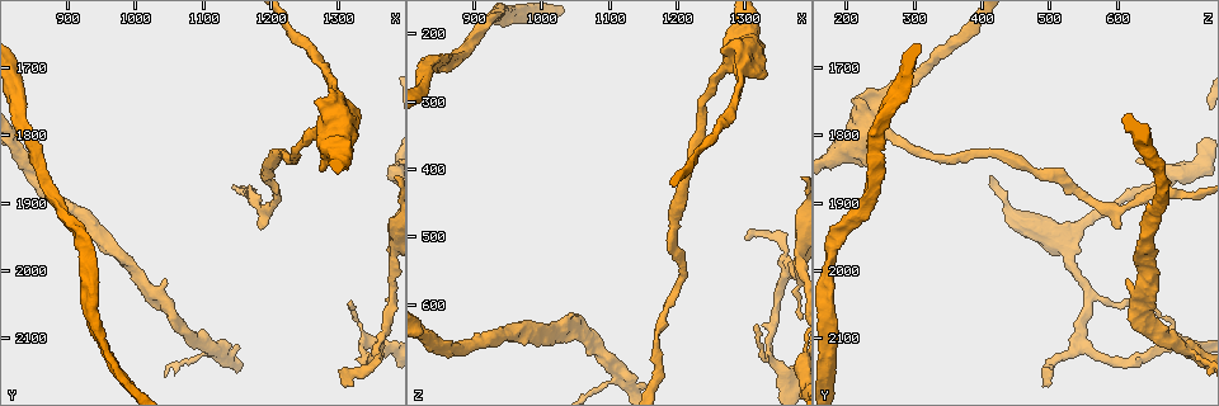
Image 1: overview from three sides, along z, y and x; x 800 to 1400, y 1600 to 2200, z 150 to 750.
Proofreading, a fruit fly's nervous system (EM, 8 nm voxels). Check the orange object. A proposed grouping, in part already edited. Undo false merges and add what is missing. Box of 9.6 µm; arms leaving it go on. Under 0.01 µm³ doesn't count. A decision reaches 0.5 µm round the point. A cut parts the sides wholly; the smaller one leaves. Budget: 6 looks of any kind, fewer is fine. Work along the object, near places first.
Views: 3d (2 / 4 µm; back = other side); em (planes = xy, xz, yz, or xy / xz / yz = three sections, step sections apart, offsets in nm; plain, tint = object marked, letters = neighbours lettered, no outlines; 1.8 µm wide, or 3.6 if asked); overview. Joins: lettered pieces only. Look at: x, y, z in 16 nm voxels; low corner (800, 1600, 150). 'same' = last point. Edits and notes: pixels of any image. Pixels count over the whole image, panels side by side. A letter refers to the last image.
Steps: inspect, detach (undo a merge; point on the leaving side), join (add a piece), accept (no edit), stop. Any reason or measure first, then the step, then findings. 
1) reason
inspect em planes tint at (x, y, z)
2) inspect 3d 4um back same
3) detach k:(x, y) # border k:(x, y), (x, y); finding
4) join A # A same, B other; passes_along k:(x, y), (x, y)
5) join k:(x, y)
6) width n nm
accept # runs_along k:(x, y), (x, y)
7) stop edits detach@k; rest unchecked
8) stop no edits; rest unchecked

inspect 3d 2um at (1370, 2115, 705)

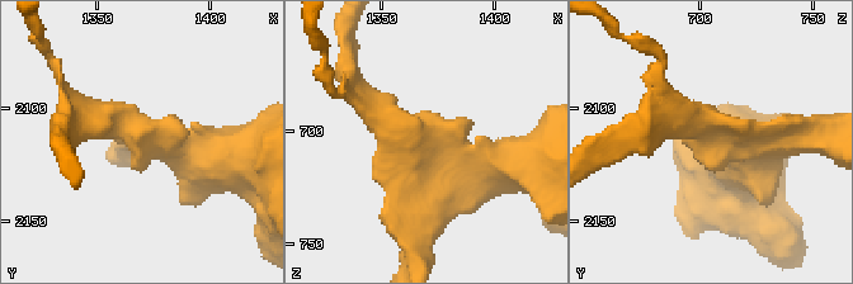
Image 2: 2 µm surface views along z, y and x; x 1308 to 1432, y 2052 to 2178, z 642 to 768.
inspect em xz step 4 letters at (1371, 2114, 707)

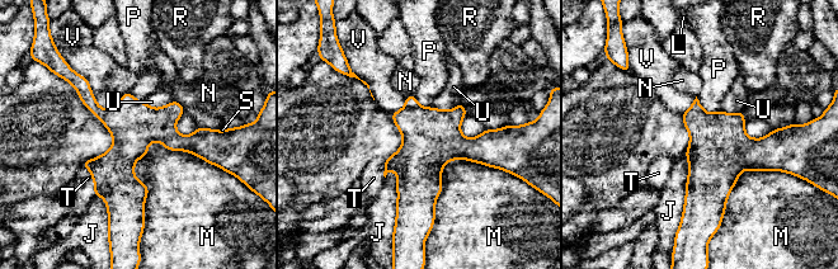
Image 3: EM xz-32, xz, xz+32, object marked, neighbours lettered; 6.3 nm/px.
accept # J other, L other, M other, N other, P other, R other, S other, T other, U other, V other; all the same neuron

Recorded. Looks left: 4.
thin end
inspect 3d 4um back at (1305, 2170, 500)

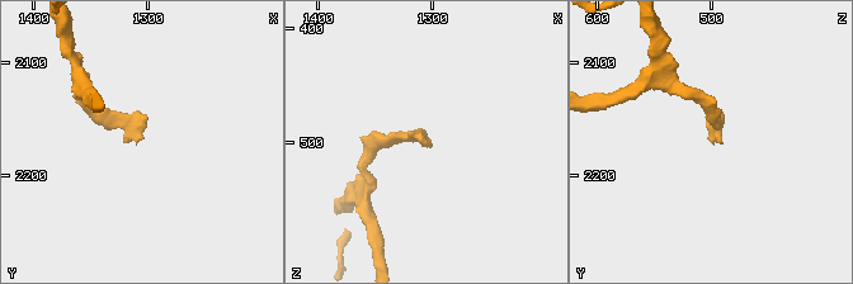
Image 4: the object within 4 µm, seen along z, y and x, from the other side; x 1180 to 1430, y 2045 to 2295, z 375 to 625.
inspect em planes plain at (1306, 2170, 500)

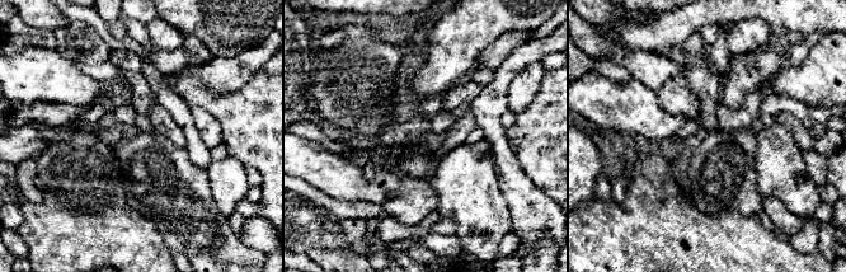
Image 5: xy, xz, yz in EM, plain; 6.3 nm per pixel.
inspect em planes letters same

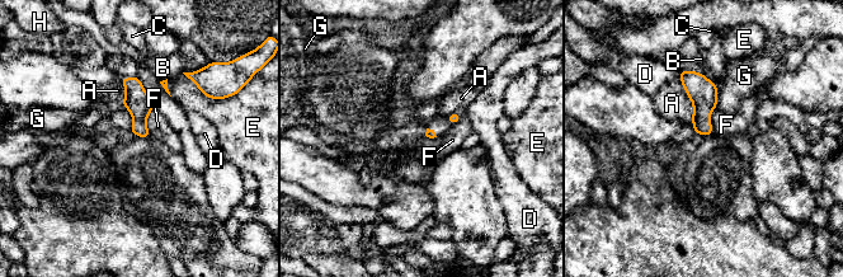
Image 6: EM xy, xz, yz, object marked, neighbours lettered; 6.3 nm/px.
accept # A other, B other, C other, D other, E other, F other, G other, H other; border 6:(152, 109), (146, 118), (150, 136); no lettered piece goes on from it

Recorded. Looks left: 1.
stop no edits; rest unchecked

